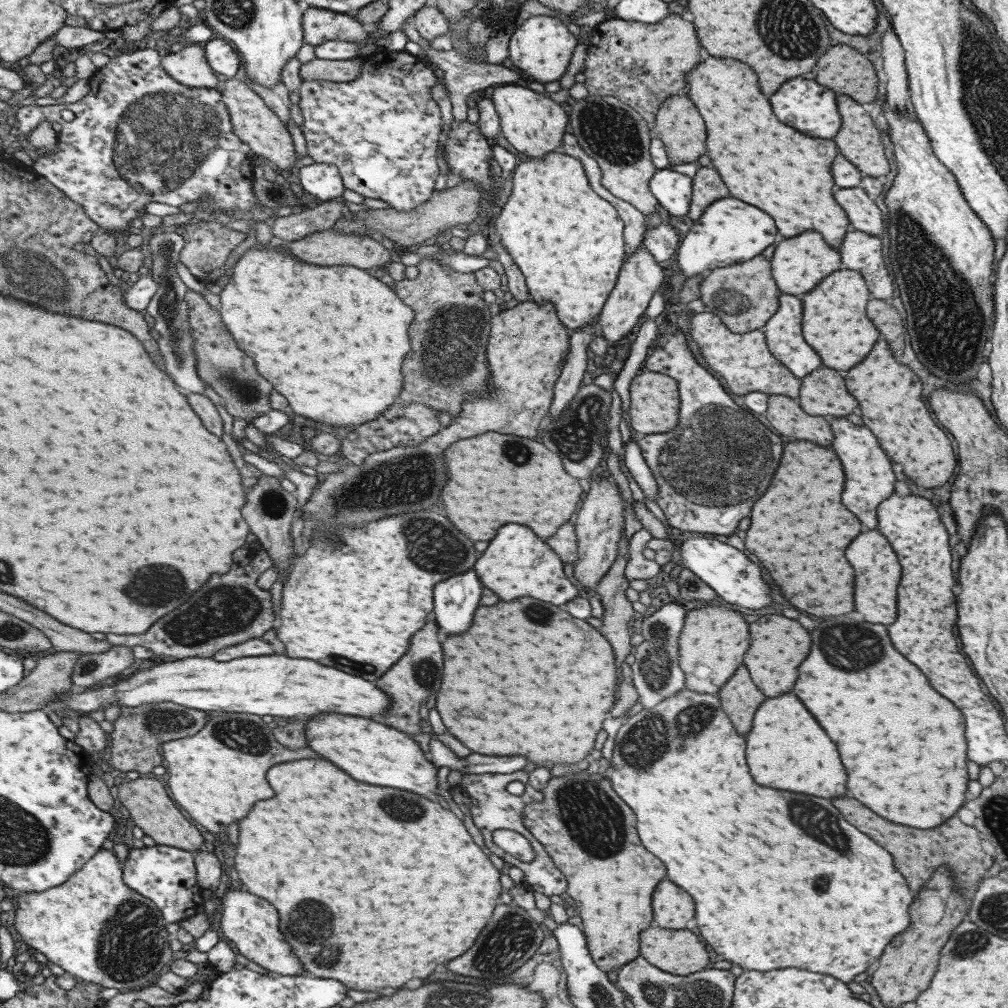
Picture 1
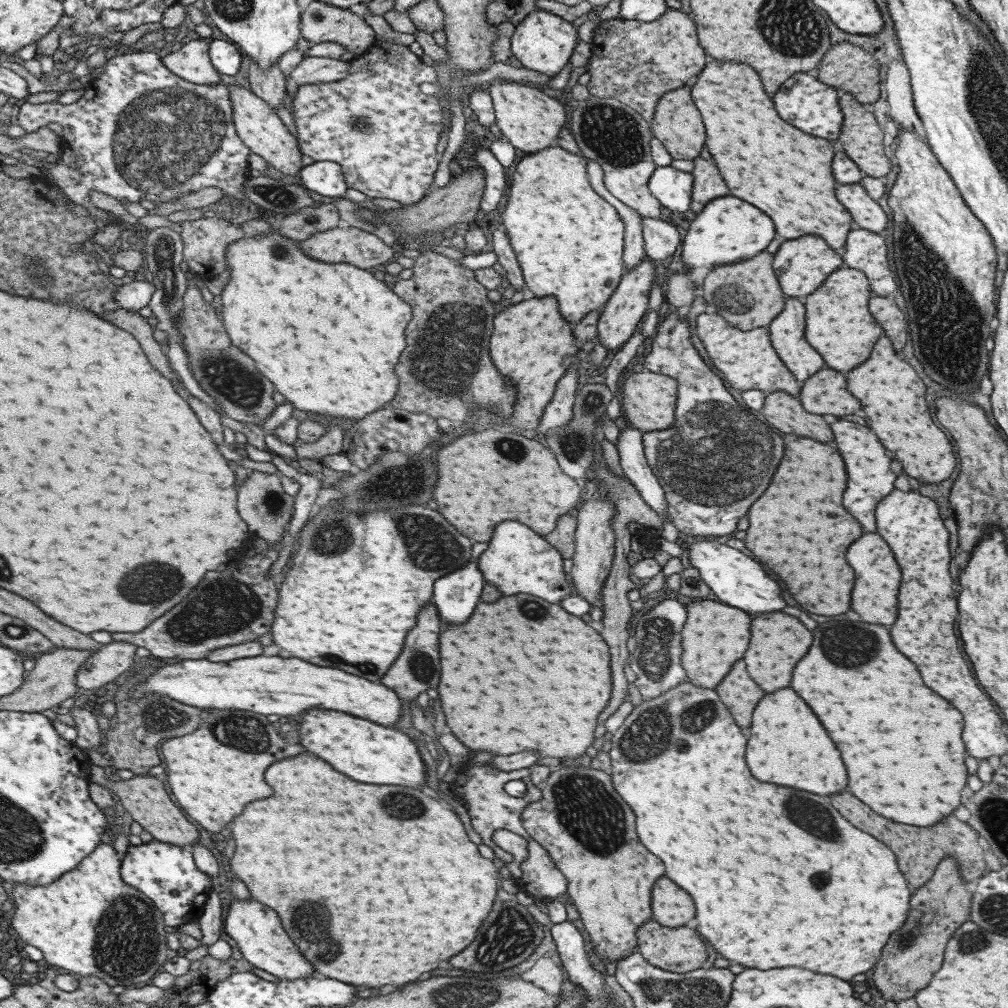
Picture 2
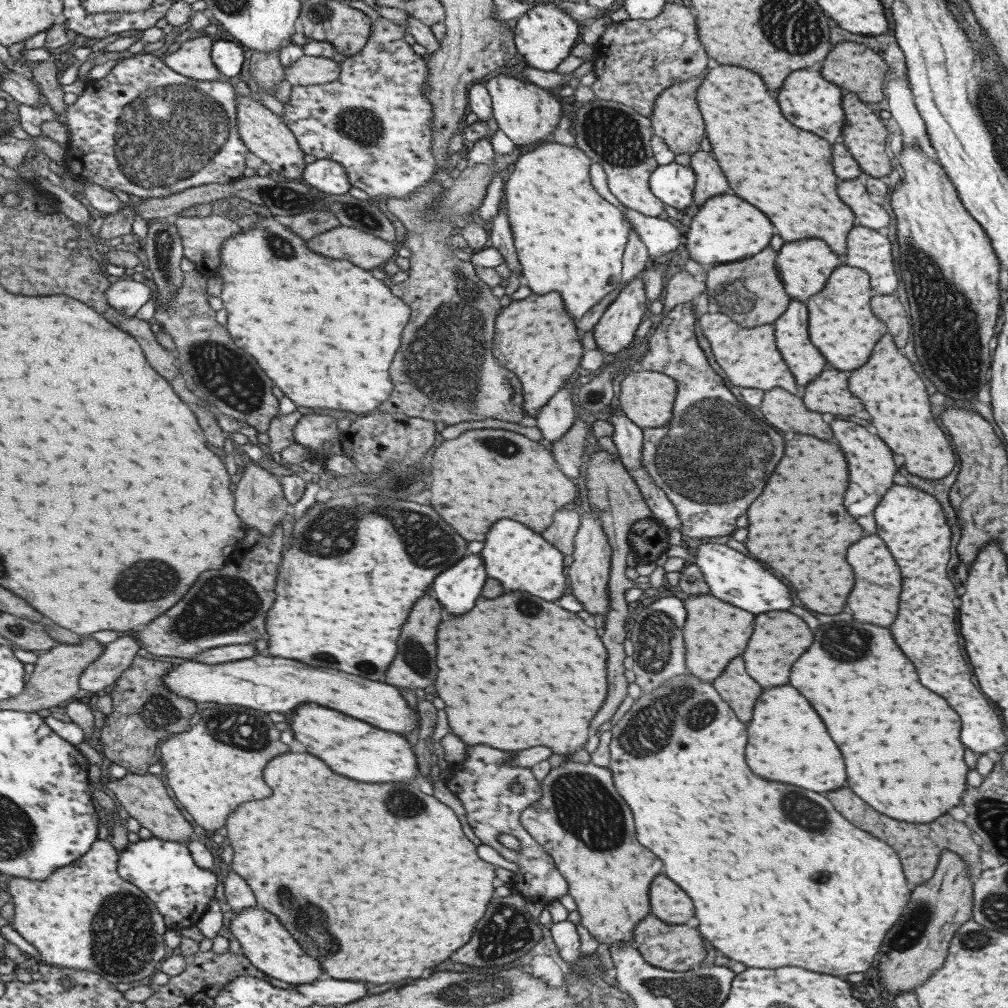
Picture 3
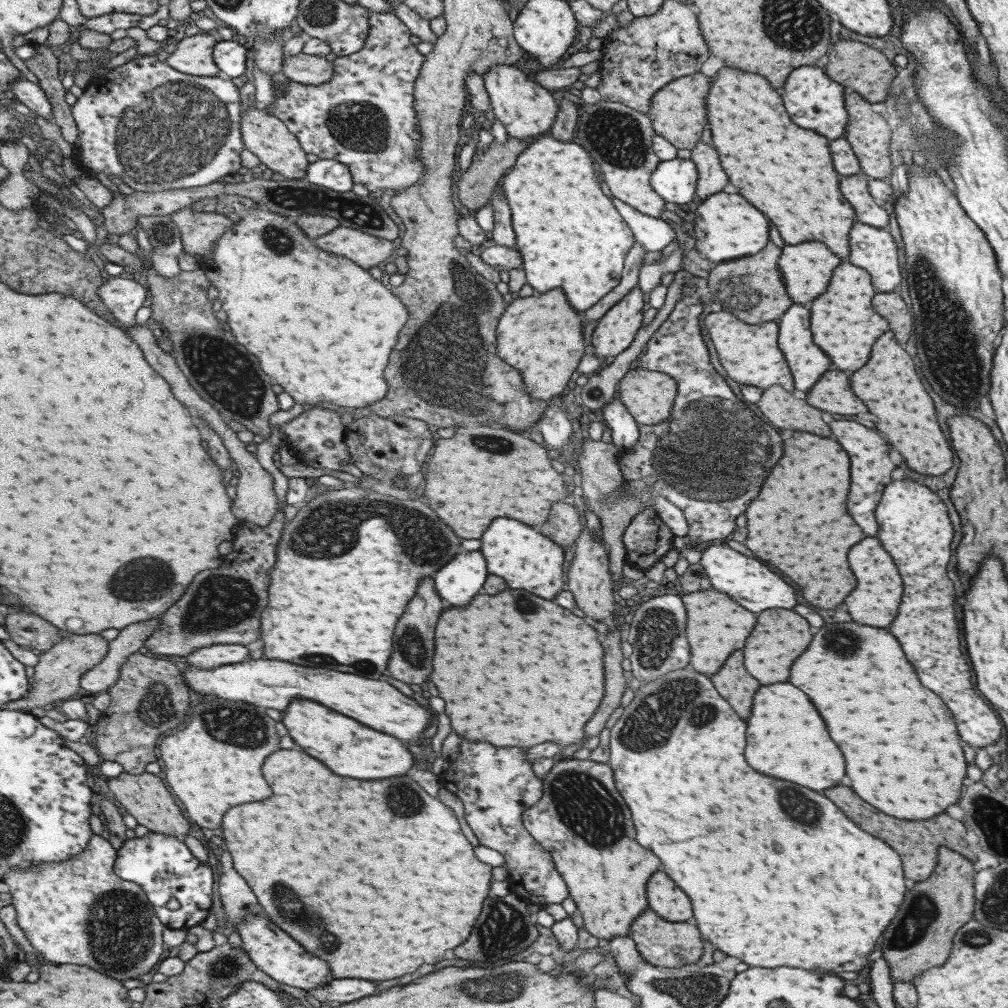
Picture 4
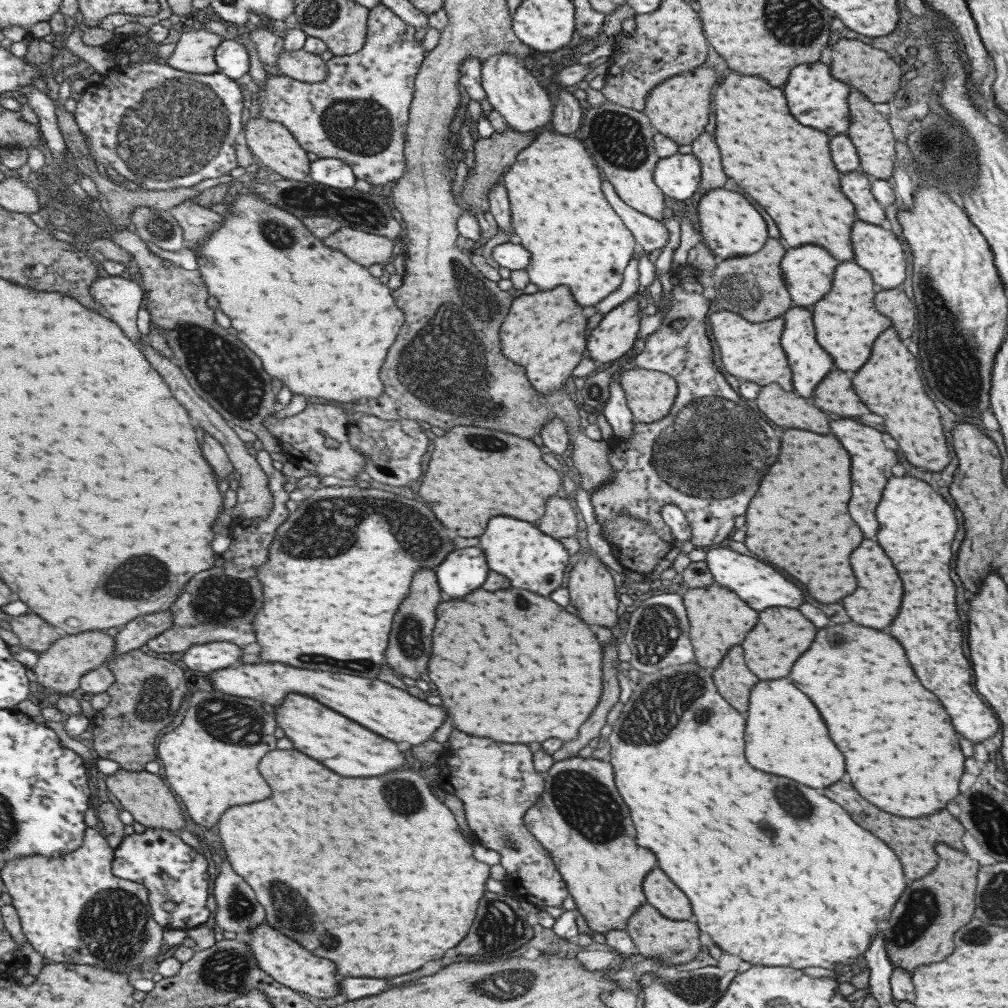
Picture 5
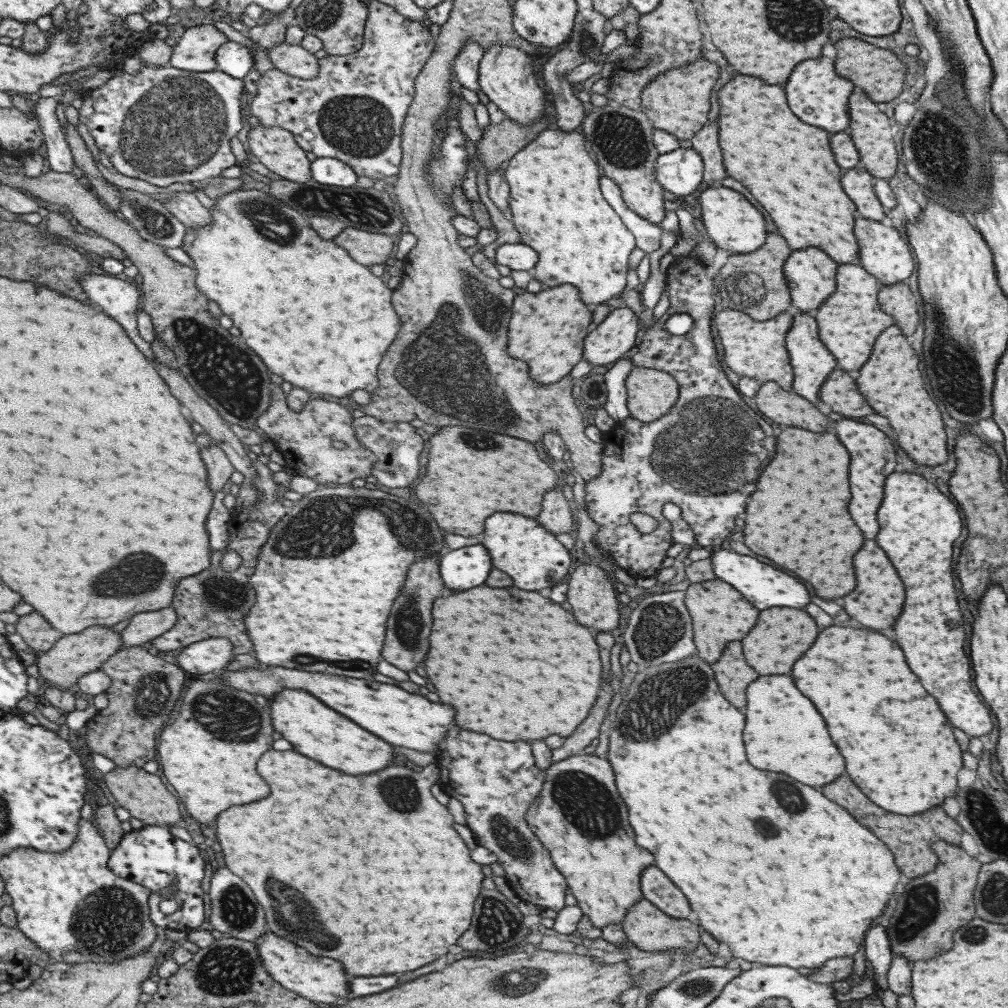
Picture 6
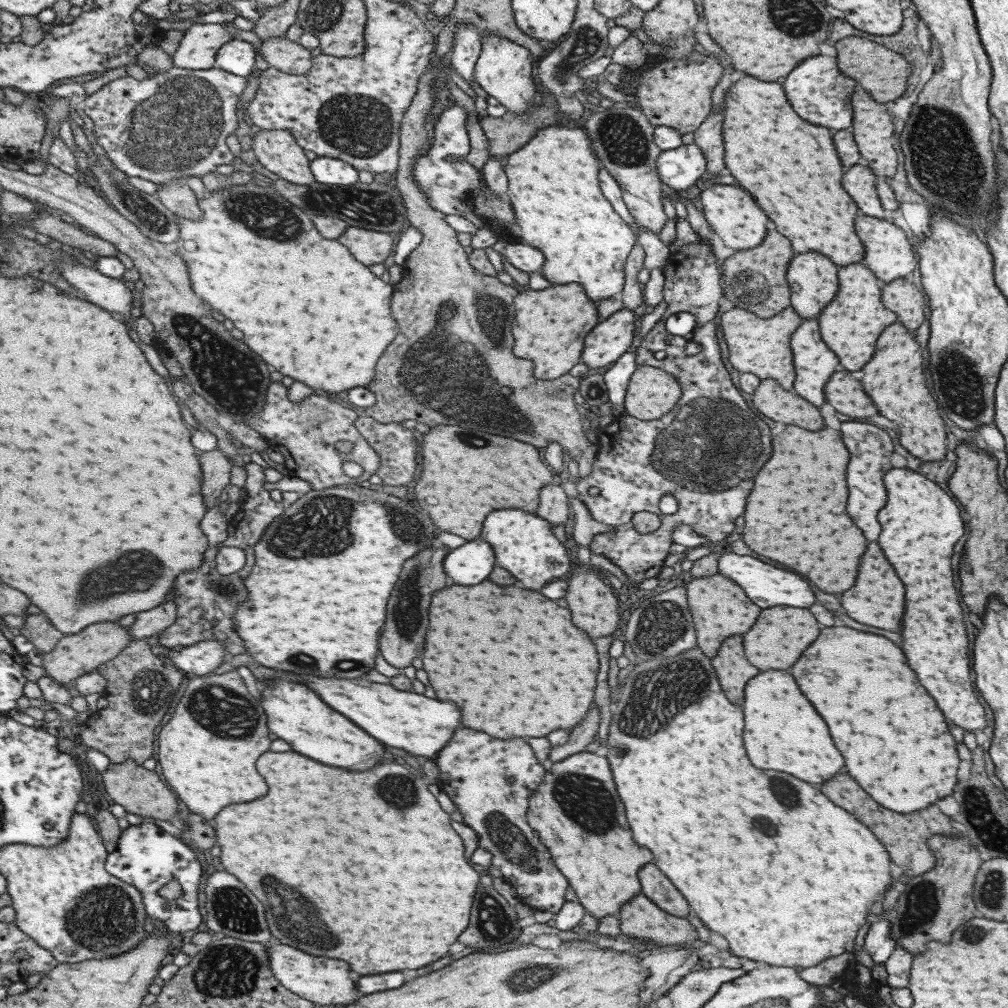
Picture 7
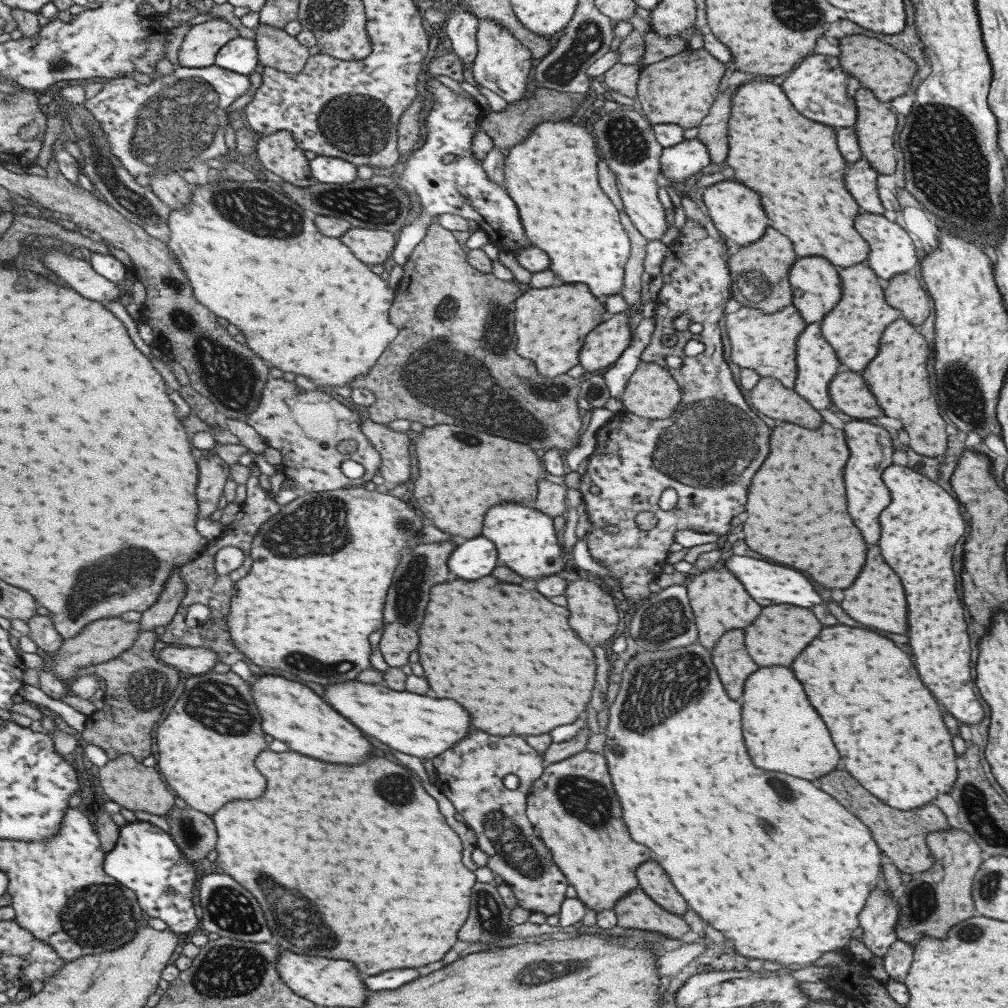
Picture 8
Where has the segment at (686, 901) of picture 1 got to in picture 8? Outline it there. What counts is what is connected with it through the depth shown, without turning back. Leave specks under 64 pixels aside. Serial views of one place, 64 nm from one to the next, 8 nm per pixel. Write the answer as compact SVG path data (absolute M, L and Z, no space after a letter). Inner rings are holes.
M643 862L635 876L639 880L639 888L663 910L675 915L683 914L687 910L685 900L675 892L675 888L669 884L665 872L655 862Z

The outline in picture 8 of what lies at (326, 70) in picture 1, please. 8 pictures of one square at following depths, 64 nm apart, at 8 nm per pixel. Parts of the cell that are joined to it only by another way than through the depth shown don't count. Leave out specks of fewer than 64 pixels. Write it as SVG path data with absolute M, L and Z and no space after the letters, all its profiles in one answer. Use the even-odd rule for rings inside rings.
M257 24L253 28L259 69L265 67L293 73L301 72L309 59L308 48L301 46L284 29L267 24Z

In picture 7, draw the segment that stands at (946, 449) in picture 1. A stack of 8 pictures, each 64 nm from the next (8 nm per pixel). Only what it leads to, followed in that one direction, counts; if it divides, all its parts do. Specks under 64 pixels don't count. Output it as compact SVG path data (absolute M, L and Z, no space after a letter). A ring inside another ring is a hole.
M901 324L887 326L875 344L875 352L871 360L859 370L863 392L871 398L877 412L891 420L899 432L899 444L918 460L936 462L945 457L946 428L941 418L940 410L929 390L923 375L921 362L923 358L915 340Z

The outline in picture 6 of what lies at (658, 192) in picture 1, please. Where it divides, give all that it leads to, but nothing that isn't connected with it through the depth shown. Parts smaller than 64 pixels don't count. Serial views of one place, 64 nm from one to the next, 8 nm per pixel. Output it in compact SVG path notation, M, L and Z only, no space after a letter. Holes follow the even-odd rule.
M679 147L673 152L658 154L654 164L655 180L662 190L671 192L675 199L681 200L691 194L699 182L702 181L703 162L701 156L693 148Z

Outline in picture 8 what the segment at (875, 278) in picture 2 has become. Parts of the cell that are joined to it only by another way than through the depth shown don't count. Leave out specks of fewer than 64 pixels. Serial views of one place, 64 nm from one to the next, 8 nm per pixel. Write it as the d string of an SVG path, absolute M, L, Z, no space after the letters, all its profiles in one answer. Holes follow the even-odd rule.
M859 214L859 216L855 216L853 222L855 222L857 234L869 246L869 254L867 254L865 262L881 282L885 282L898 274L903 274L903 272L912 271L918 258L911 239L899 225L890 222L881 214Z

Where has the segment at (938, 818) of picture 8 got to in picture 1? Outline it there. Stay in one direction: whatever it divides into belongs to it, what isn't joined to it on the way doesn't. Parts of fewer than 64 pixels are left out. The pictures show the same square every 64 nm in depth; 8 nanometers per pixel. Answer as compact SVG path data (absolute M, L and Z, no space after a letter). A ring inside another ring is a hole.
M833 798L831 804L843 814L843 818L851 826L859 828L859 832L863 832L865 836L871 836L871 840L875 840L881 848L885 848L891 854L895 868L903 874L905 882L915 892L931 879L935 868L943 864L949 866L954 886L959 889L959 892L965 889L971 890L971 886L984 878L986 870L994 862L994 858L982 850L981 835L977 830L972 826L961 824L957 818L949 818L931 830L915 830L915 828L903 828L899 824L891 824L875 816L871 810L863 808L853 798Z

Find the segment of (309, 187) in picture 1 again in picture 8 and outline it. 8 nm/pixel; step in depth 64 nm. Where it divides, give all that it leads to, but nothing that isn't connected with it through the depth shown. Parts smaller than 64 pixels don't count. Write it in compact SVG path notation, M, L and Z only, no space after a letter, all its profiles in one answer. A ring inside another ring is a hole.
M316 155L308 161L311 176L317 183L323 184L347 184L353 182L356 176L356 166L331 156Z

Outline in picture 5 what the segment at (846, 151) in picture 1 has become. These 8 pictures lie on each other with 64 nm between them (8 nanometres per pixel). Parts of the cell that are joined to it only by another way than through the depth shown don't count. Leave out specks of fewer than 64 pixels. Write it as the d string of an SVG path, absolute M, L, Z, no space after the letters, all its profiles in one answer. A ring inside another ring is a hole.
M852 89L847 95L847 108L849 108L847 136L857 150L856 154L859 156L859 164L863 172L871 179L887 180L893 174L893 164L898 161L898 157L893 151L893 135L886 116L875 111L873 103L863 96L863 93Z

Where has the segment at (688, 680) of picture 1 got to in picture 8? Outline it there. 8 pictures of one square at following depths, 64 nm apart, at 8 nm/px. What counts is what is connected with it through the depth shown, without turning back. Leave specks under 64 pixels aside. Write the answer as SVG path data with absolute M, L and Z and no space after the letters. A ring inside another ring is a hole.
M723 560L714 568L711 568L709 572L695 575L686 585L686 594L697 630L696 642L699 642L708 651L715 646L715 642L719 640L719 636L723 632L729 632L729 630L735 630L735 628L743 630L747 624L751 624L755 620L755 616L761 610L745 594L741 584L727 572Z

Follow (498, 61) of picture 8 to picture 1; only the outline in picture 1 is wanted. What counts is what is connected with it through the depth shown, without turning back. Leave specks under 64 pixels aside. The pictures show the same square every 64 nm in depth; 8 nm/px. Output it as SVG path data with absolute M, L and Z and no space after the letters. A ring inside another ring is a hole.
M524 83L495 85L491 97L503 138L517 150L520 158L541 160L549 152L559 149L568 124L568 116L559 104L547 95L525 88Z

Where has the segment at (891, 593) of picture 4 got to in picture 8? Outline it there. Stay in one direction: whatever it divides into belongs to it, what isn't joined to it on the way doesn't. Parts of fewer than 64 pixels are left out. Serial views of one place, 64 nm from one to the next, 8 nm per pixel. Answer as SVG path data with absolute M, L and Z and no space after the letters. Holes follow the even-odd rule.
M869 546L865 564L863 564L859 576L855 578L855 582L851 584L851 588L843 590L843 600L839 602L839 606L843 608L843 612L849 618L853 618L859 624L879 628L885 632L895 632L895 634L905 632L905 626L907 626L905 610L907 608L905 608L903 588L899 584L899 578L893 574L893 570L883 562L877 546Z

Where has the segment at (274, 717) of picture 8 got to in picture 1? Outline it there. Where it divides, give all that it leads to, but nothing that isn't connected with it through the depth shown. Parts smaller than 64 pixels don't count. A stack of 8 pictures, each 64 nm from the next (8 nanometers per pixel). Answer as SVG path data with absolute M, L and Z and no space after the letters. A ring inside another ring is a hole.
M315 714L305 723L305 740L311 750L339 766L353 780L373 786L399 788L436 802L437 768L411 736L377 720L365 720L341 714Z

